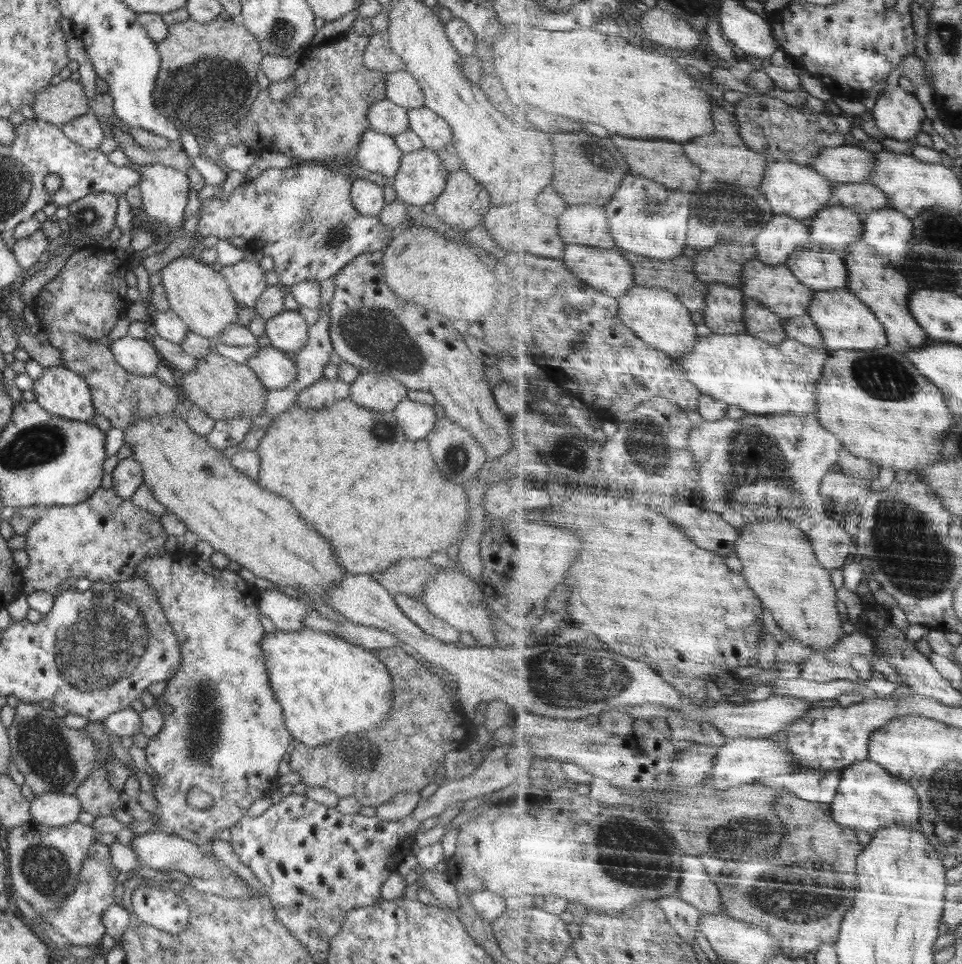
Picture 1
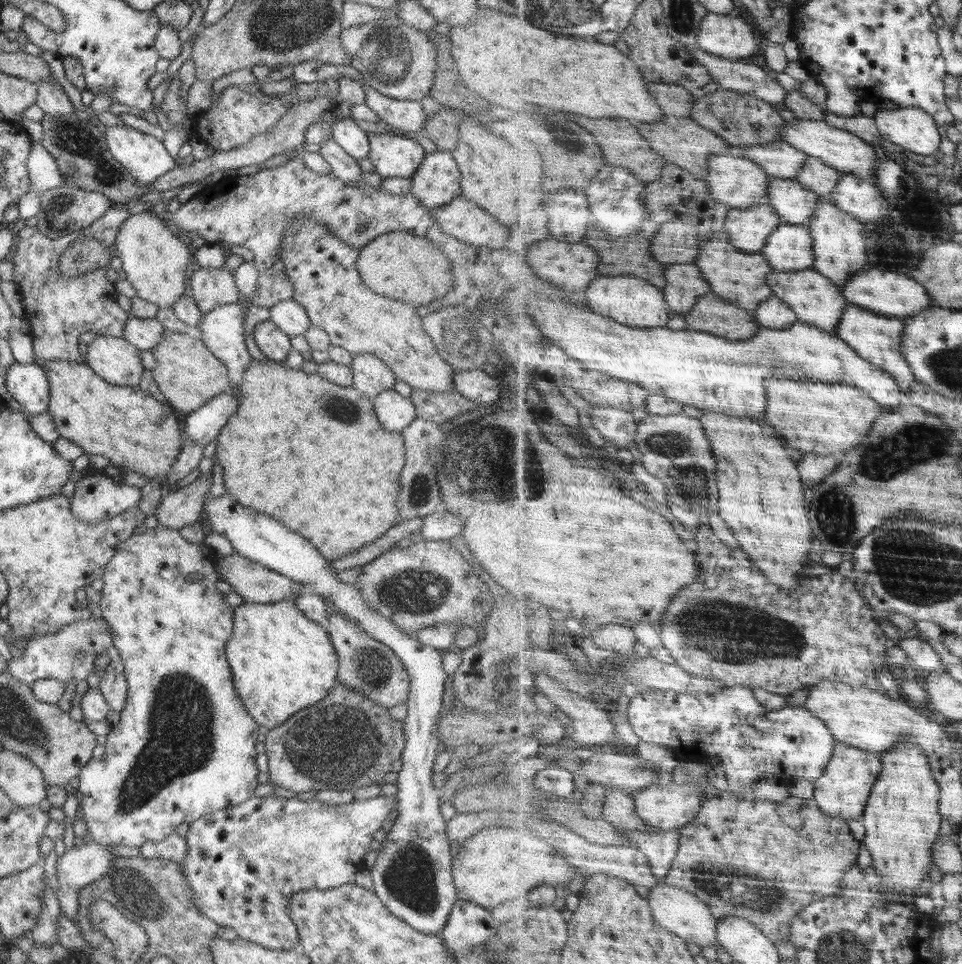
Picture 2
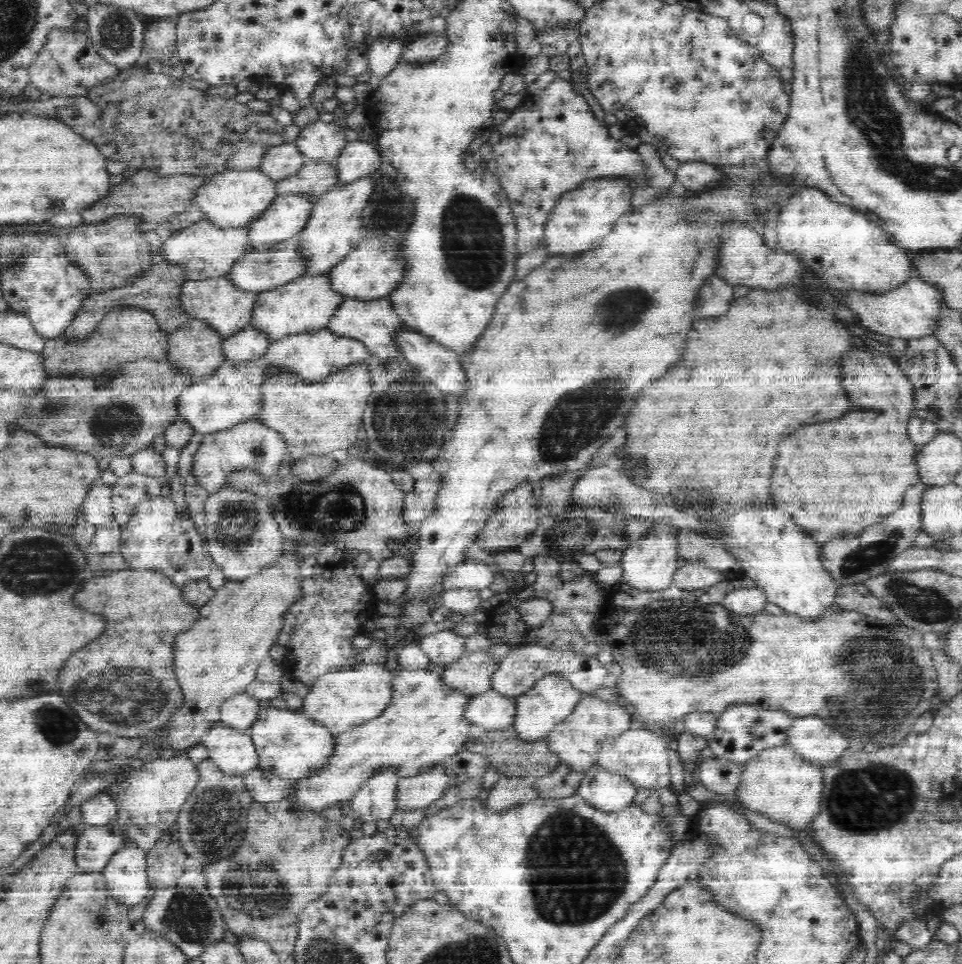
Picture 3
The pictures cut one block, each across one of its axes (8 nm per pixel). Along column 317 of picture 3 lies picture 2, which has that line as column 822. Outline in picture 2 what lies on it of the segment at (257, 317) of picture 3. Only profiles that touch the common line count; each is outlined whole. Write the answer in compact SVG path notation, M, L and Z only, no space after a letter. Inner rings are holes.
M816 268L793 272L775 270L770 274L768 282L776 296L792 305L800 321L818 326L835 335L842 324L844 310L852 305L848 302L848 297L842 293L841 287Z

